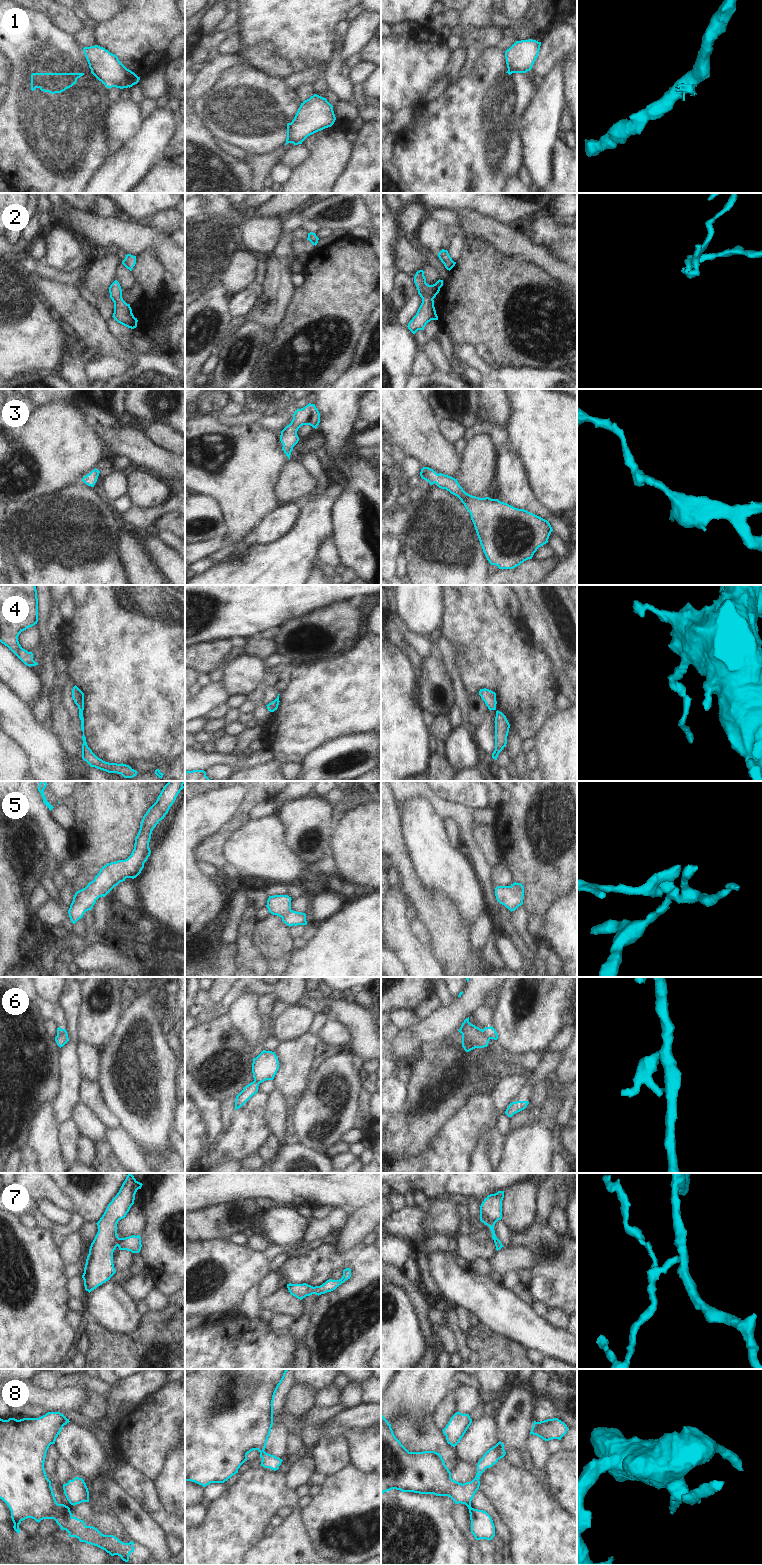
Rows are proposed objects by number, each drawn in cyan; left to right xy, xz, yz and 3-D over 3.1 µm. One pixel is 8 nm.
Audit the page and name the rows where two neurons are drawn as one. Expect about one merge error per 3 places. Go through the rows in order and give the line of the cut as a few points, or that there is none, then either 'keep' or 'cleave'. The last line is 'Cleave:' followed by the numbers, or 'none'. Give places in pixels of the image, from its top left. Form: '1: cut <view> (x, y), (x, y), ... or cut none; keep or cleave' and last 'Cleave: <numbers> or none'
1: cut xz (290, 123), (287, 127); cleave
2: cut none; keep
3: cut none; keep
4: cut xy (79, 709), (82, 710); cleave
5: cut none; keep
6: cut yz (482, 1030), (489, 1039); cleave
7: cut none; keep
8: cut none; keep
Cleave: 1, 4, 6

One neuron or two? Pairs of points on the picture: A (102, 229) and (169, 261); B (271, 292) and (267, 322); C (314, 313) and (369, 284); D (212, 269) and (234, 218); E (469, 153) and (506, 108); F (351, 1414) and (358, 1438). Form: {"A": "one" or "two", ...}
{"A": "one", "B": "one", "C": "one", "D": "two", "E": "one", "F": "two"}

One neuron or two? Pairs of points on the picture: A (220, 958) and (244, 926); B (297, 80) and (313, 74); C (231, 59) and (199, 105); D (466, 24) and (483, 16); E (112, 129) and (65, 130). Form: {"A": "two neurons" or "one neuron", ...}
{"A": "two neurons", "B": "one neuron", "C": "two neurons", "D": "one neuron", "E": "two neurons"}

